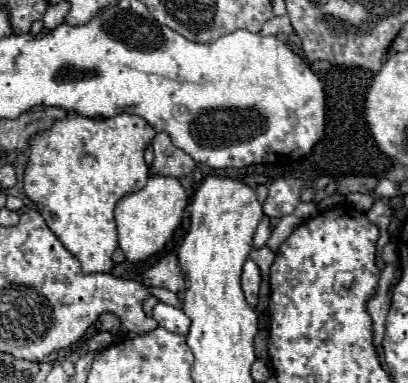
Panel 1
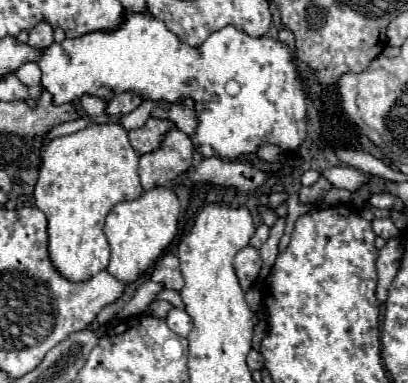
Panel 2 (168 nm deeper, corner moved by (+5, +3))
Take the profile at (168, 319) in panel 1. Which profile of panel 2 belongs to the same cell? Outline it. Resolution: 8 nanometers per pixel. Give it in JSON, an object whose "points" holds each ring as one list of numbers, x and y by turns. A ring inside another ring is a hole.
{"points":[[171,309,169,311,169,315,167,315,167,325,169,325,169,329,171,331,175,331,177,335,189,335,191,333,191,329,193,329,193,321,191,321,191,317,185,313,185,311,181,311,181,309]]}

